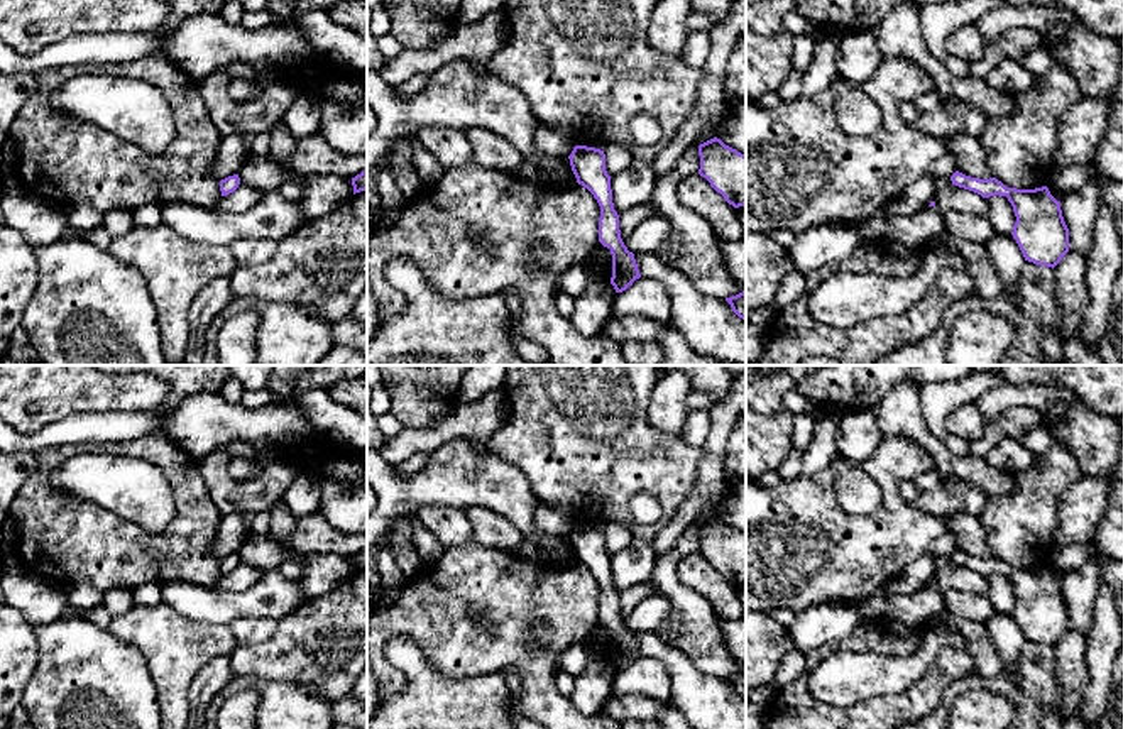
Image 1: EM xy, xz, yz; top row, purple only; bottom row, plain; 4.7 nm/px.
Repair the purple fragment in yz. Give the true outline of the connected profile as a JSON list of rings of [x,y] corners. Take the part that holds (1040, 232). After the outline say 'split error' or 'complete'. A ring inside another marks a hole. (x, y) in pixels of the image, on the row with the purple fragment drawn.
[[[959,171],[950,176],[950,181],[983,198],[996,195],[1008,198],[1016,217],[1011,235],[1025,260],[1054,269],[1069,252],[1069,228],[1062,217],[1060,201],[1050,195],[1047,186],[1006,188],[996,178],[978,179]]]; complete

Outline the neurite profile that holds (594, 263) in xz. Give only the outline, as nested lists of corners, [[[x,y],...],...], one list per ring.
[[[600,242],[592,249],[592,252],[582,260],[582,266],[589,272],[590,279],[604,276],[604,257],[611,249],[604,247]]]

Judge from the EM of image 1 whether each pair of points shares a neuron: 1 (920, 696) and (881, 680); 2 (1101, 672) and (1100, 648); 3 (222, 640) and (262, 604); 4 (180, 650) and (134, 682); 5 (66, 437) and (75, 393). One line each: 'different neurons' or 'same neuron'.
1: different neurons
2: same neuron
3: different neurons
4: different neurons
5: different neurons

